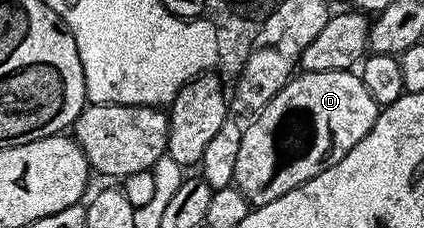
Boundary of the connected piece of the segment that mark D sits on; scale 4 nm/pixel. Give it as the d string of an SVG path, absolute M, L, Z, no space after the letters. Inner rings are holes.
M302 71L294 75L245 127L243 142L239 142L239 154L235 154L232 187L241 191L251 206L275 202L275 198L287 194L287 190L295 190L295 186L315 178L315 174L344 158L371 130L377 121L378 111L379 105L373 101L371 94L367 94L367 86L363 86L356 71Z

